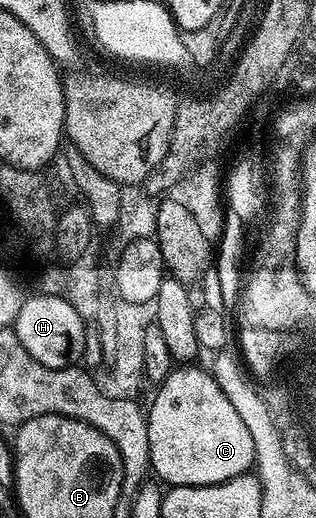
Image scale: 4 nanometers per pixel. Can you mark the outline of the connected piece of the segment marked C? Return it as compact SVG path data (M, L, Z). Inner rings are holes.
M176 366L173 367L165 380L155 389L156 397L152 400L152 405L147 405L146 419L148 422L148 449L150 450L150 468L153 473L157 472L162 479L165 480L165 485L168 486L203 486L205 484L224 484L227 480L233 480L235 476L243 476L256 463L256 451L254 450L254 438L250 438L250 430L246 430L245 423L241 418L238 418L238 413L230 404L226 394L222 394L211 371L200 368L192 368L196 366Z

